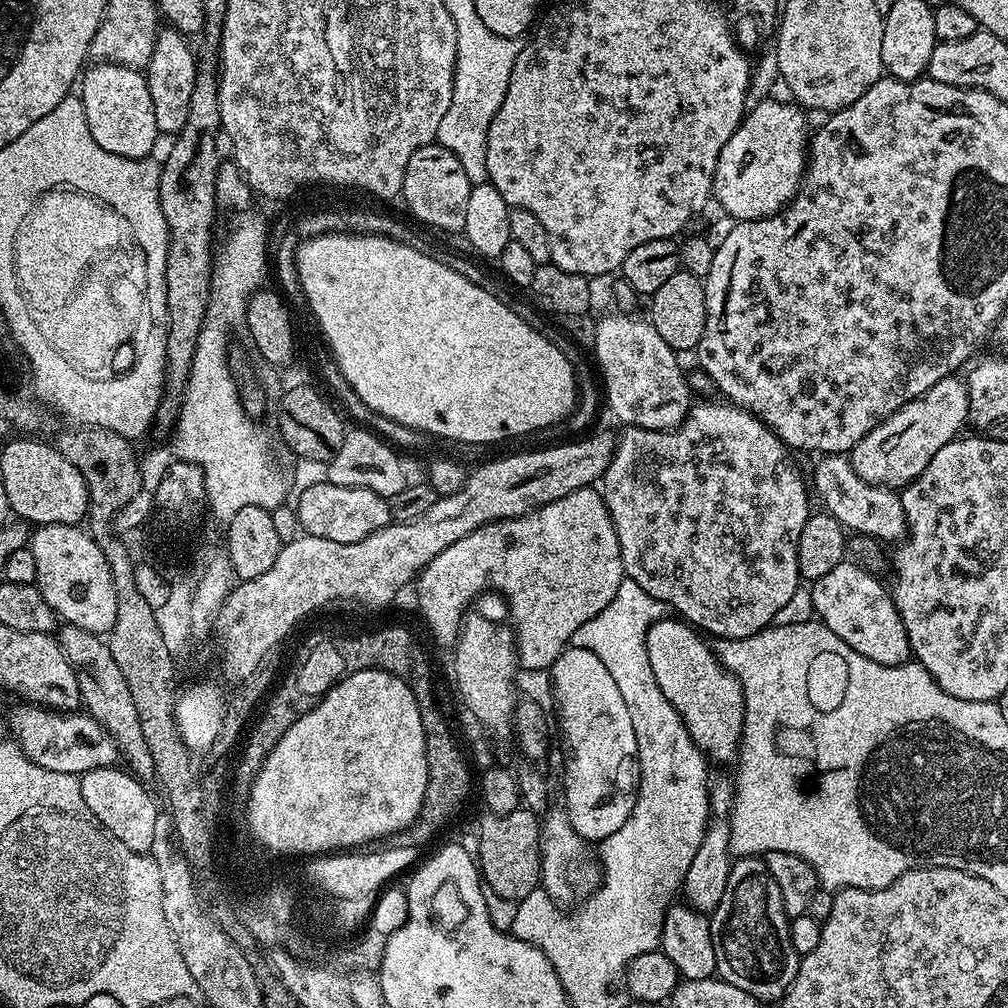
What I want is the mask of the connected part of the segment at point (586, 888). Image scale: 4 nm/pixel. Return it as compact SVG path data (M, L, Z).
M560 806L549 807L543 813L540 829L540 884L551 900L561 906L579 905L600 887L600 861L590 849L589 841L573 829L567 811Z

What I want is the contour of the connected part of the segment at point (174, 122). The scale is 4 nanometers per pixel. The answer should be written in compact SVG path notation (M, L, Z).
M164 26L156 33L156 45L154 54L150 54L148 67L146 69L146 79L150 90L150 102L154 102L154 122L157 133L172 132L179 134L186 126L186 118L190 114L190 94L194 94L194 78L196 77L196 65L198 56L192 53L192 48L181 33L171 26Z

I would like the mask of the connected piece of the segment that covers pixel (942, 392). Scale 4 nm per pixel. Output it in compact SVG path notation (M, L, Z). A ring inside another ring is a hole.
M959 375L942 378L924 396L911 400L881 424L874 426L862 442L853 446L850 461L866 482L893 490L909 484L951 440L961 435L960 427L968 424L968 385Z

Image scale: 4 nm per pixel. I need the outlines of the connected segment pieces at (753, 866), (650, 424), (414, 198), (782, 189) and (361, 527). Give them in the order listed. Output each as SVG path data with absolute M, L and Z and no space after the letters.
M746 856L733 863L726 894L711 913L710 923L719 979L762 1002L779 1001L788 993L801 957L790 942L790 917L784 912L782 890L778 890L778 882L763 859Z
M610 314L604 317L596 326L594 332L594 354L596 356L596 366L602 381L602 388L604 391L604 398L606 406L612 410L613 414L622 421L623 425L631 426L633 428L649 428L655 432L667 432L670 428L677 428L679 424L688 417L688 410L690 407L690 389L686 379L686 372L680 369L678 361L678 353L670 346L666 346L666 342L662 338L662 334L658 334L658 330L654 330L654 326L647 319L639 320L636 316L628 316L626 314Z
M438 142L422 146L410 154L410 162L406 162L402 200L408 203L414 219L440 232L463 233L466 226L466 202L470 202L471 189L472 184L466 178L466 170L462 170L462 162L458 162L458 158L454 158L454 154L450 154L450 150Z
M780 100L753 103L730 142L722 146L712 191L715 203L720 203L724 207L721 209L737 222L774 215L800 190L806 167L805 113L795 103L787 103Z
M321 482L312 484L300 492L300 501L294 507L300 519L301 529L309 536L330 538L330 542L360 542L370 534L393 523L388 501L374 490L338 486Z

